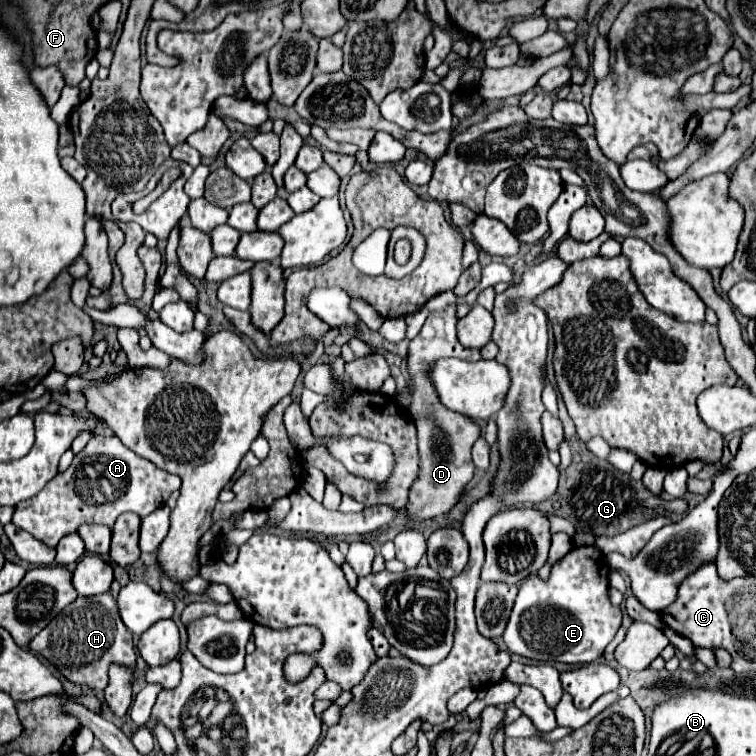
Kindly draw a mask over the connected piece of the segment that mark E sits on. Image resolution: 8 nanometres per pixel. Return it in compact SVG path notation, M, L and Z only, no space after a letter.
M595 545L573 547L561 561L551 567L549 579L543 581L537 575L519 583L515 607L502 638L511 653L537 659L537 661L561 661L561 663L593 663L615 637L621 625L621 607L609 601L609 565Z

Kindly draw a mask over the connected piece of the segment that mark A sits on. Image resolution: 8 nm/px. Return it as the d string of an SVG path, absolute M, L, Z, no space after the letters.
M93 435L87 447L75 455L65 473L53 477L33 499L21 501L15 507L13 523L45 545L55 547L61 537L77 533L79 525L83 523L101 523L113 527L115 519L127 511L145 517L161 507L179 487L181 477L171 475L151 461L139 457L117 437Z

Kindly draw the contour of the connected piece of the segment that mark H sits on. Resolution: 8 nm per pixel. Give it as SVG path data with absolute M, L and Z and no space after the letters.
M111 593L77 597L57 617L53 617L39 635L29 641L29 649L43 655L71 683L87 685L93 691L103 691L107 687L111 663L121 663L127 669L137 667L133 635L121 621Z

